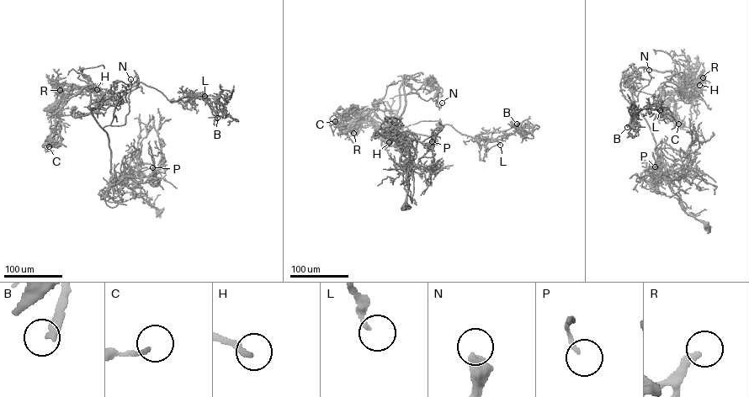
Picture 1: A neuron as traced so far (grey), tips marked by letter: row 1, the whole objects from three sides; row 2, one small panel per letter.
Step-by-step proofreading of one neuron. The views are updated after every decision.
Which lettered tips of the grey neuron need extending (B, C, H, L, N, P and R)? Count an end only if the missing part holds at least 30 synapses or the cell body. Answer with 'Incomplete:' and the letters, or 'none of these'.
Incomplete: B, N, R

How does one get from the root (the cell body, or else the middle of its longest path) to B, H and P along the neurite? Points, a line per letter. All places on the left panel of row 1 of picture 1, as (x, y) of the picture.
B: (158, 212), (111, 172), (87, 89), (117, 100), (141, 82), (170, 100), (210, 95), (217, 118)
H: (158, 212), (111, 172), (107, 134), (92, 113), (87, 89), (91, 83), (100, 88), (87, 90), (97, 89)
P: (158, 212), (145, 199), (133, 193), (142, 177), (152, 173), (152, 167)

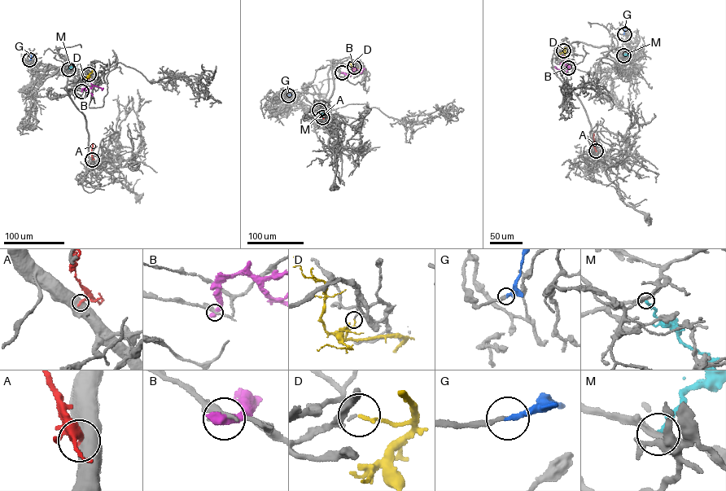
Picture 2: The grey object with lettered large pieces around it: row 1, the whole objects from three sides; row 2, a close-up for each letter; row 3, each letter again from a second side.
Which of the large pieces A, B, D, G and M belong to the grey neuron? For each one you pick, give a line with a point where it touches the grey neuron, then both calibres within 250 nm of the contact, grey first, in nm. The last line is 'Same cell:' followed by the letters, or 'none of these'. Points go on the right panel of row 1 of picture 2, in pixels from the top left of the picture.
Same cell: none of these

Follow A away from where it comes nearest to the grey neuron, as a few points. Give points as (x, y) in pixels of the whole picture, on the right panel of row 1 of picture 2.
A: (596, 151), (593, 133)

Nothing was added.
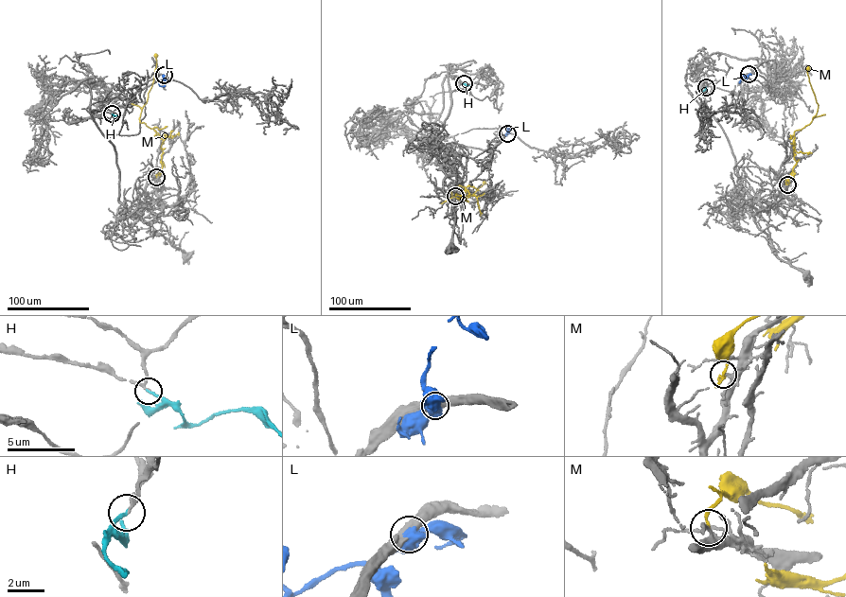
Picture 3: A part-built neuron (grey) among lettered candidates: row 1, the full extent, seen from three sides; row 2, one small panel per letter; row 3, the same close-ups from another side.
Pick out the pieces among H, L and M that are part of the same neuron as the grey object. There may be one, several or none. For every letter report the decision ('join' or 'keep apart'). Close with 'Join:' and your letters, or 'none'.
H: join
L: keep apart
M: keep apart
Join: H

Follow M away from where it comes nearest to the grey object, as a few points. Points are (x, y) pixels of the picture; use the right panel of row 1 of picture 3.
M: (787, 184), (796, 162), (794, 131), (808, 125), (817, 111), (818, 104), (808, 75), (809, 66)

